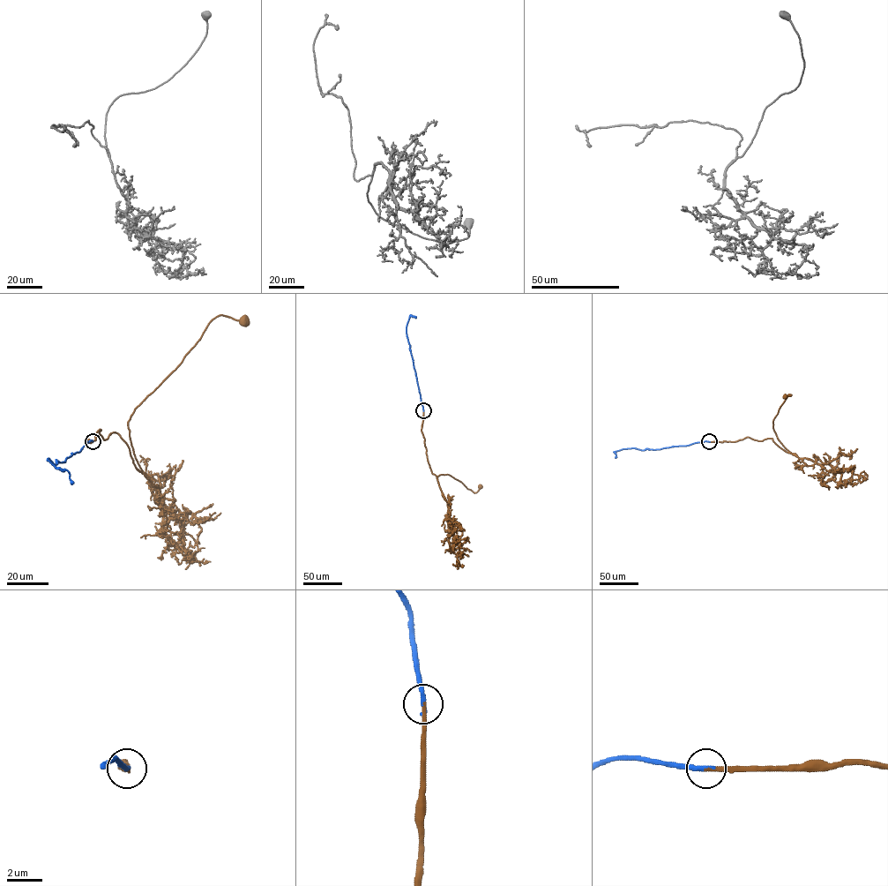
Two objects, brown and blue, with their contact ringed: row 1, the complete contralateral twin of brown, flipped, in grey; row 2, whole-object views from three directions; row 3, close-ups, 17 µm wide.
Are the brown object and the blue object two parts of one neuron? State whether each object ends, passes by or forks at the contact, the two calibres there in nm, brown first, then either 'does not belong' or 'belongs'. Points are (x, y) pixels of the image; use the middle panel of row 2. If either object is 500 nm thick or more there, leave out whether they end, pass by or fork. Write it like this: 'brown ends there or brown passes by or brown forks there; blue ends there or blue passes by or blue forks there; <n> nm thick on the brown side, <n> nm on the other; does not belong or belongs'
brown ends there; blue ends there; 240 nm thick on the brown side, 280 nm on the other; belongs

